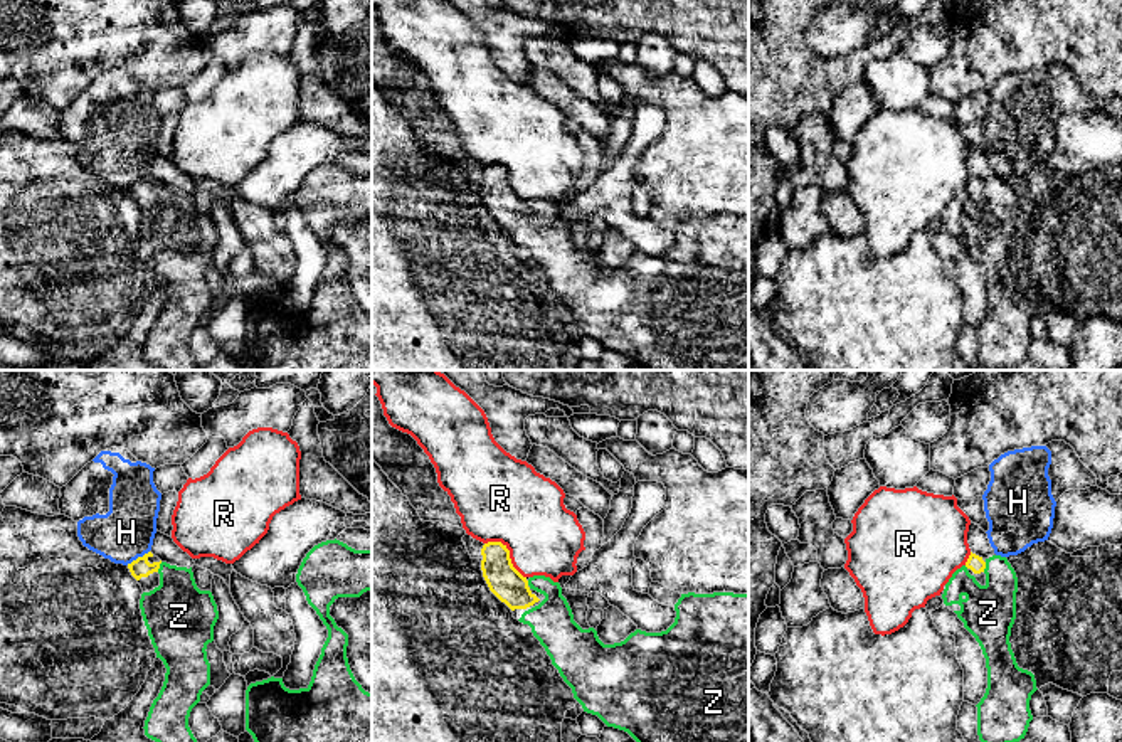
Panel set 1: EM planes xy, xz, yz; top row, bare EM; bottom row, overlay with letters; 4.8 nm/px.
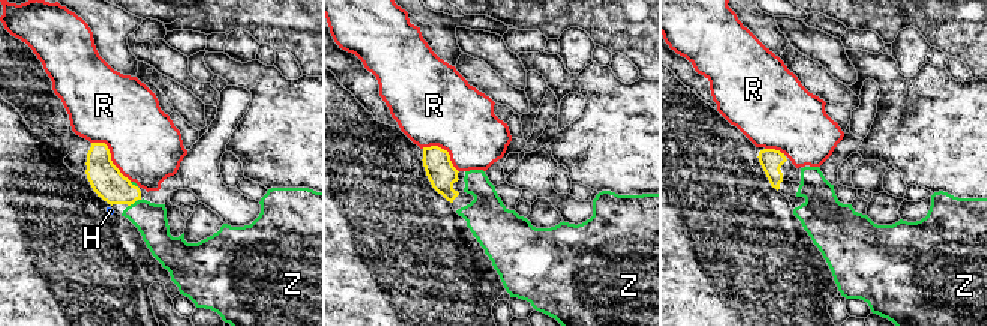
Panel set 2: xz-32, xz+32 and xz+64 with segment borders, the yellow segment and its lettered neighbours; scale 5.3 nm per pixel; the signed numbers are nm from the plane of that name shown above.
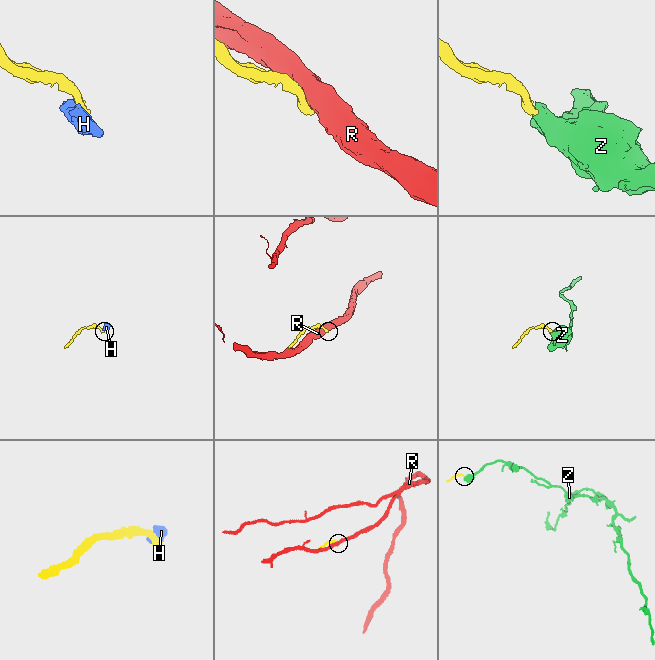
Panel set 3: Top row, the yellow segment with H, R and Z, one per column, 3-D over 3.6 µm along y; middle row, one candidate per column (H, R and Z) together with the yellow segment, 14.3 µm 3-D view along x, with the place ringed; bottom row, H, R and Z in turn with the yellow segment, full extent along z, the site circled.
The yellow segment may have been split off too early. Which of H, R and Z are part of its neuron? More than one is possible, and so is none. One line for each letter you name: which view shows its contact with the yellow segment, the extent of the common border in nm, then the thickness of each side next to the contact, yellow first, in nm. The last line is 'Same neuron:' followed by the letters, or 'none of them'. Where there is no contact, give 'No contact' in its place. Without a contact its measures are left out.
Z: Touches yellow in xy. Shared border 50 nm. Thickness 90 nm (yellow) against 320 nm
Same neuron: Z

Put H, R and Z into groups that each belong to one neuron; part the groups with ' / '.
H / R / Z

